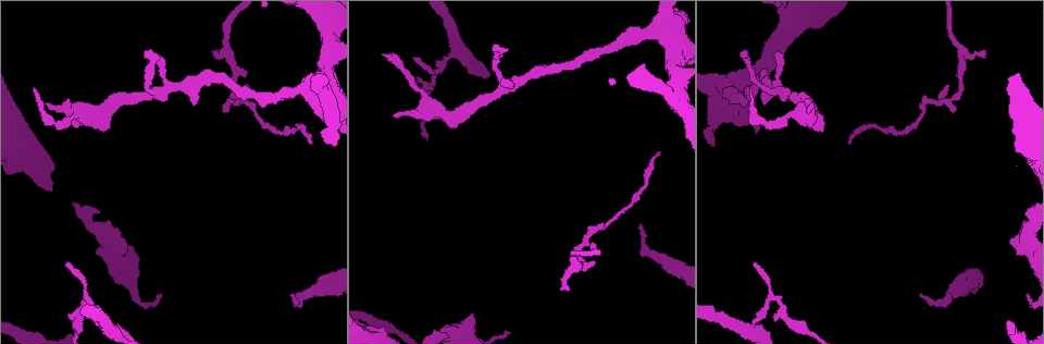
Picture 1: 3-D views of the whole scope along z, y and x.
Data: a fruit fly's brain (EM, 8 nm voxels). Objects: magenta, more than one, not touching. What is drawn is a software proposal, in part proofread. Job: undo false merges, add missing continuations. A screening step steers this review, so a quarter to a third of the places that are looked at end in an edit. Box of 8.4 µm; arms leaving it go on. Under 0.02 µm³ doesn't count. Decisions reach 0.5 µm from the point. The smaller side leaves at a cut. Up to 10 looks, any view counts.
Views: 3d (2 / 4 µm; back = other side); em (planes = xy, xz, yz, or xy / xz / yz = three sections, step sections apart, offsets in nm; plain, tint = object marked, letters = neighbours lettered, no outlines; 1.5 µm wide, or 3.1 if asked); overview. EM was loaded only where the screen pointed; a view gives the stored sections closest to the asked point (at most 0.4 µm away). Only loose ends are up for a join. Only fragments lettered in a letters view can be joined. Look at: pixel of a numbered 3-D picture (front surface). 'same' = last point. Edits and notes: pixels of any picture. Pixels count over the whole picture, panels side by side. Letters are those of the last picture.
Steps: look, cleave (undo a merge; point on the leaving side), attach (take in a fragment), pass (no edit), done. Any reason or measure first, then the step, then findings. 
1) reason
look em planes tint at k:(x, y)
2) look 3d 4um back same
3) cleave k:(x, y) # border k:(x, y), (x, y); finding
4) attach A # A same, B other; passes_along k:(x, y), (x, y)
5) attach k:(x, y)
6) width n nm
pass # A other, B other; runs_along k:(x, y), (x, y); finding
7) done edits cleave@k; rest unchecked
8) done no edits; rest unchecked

abrupt turn
look em planes tint at 1:(431, 83)

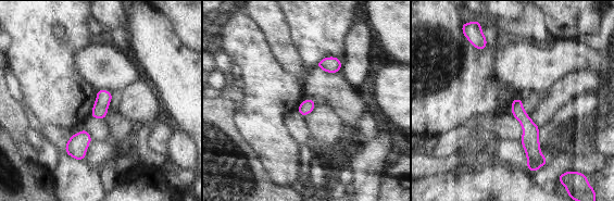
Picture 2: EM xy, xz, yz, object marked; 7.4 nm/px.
look em planes letters same

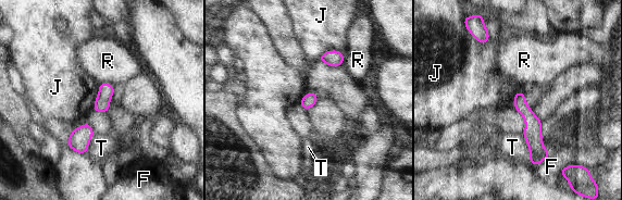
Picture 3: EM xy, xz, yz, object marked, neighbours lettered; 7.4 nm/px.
pass # F other, J other, R other, T other; continuous, no second neuron

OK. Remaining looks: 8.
free end
look em xz step 8 letters at 1:(984, 54)

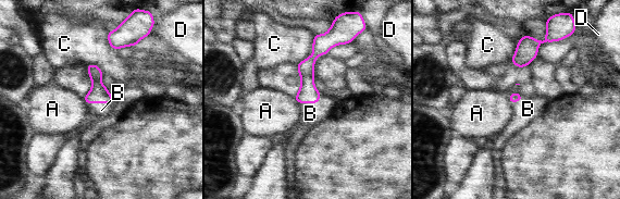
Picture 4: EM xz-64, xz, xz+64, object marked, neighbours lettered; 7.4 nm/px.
attach B # A other, B same, C other, D other; passes_along 4:(308, 94), (312, 102), (310, 113); it goes on there

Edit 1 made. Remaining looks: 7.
branch stops here
look 3d 2um at 1:(493, 46)

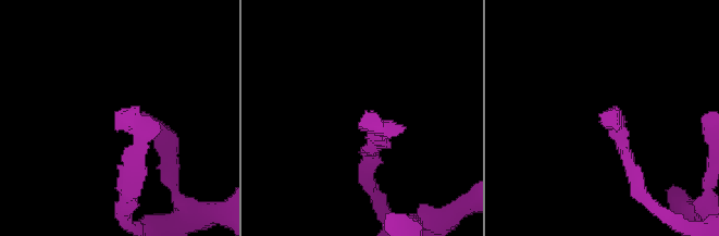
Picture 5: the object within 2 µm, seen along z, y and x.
look em xy step 4 tint at 5:(361, 119)

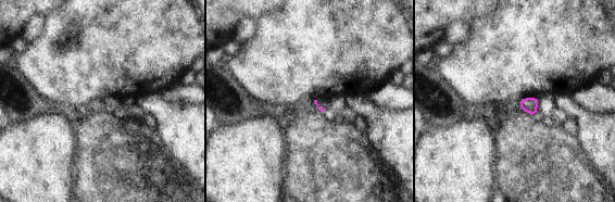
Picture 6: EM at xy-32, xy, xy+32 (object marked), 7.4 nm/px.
cut it another way
look em planes letters same

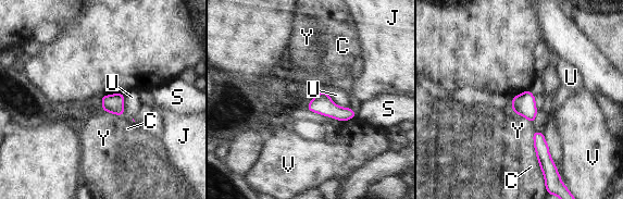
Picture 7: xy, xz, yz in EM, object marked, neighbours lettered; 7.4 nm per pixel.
longest_contact U 200 nm
pass # C other, J other, S other, U other, V other, Y other; border 7:(102, 110), (123, 115); none of them fits

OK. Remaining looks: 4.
branch stops here
look 3d 2um at 1:(194, 106)

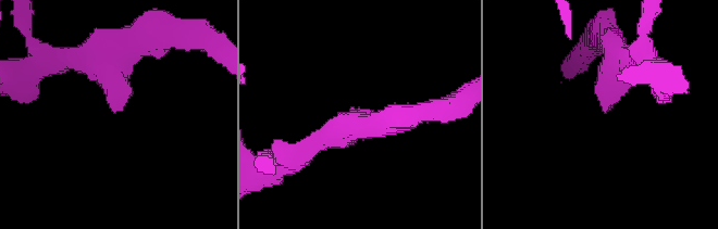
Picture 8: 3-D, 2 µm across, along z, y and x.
arm_widths 220, 240 nm
look em planes letters at 8:(603, 110)

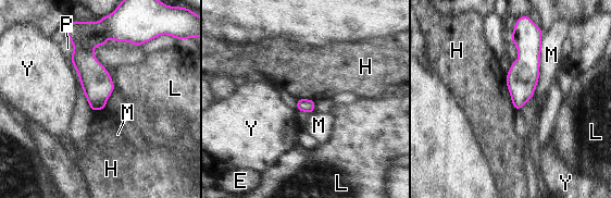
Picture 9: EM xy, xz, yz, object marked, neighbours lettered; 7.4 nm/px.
pass # E other, H other, L other, M other, P other, Y other; border 9:(506, 74), (507, 85); no lettered fragment goes on from it

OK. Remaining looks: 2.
done edits attach@4; rest unchecked

